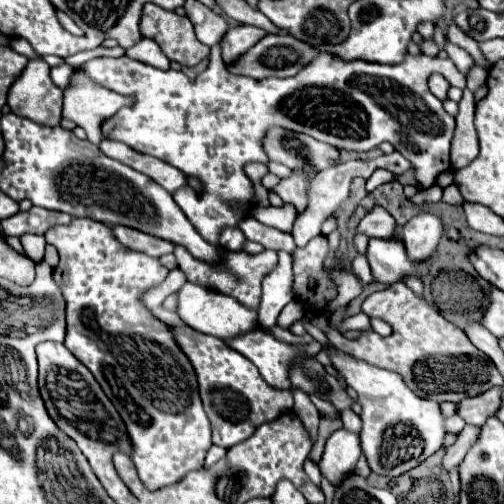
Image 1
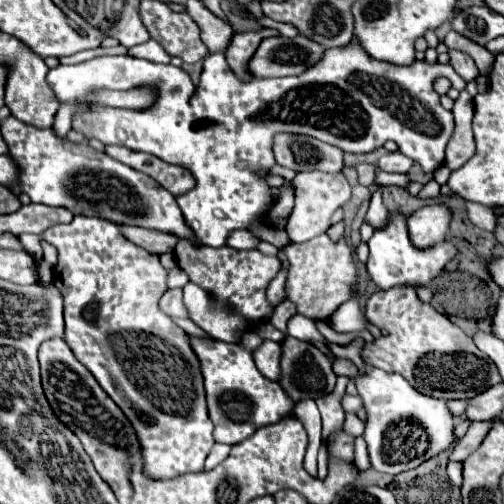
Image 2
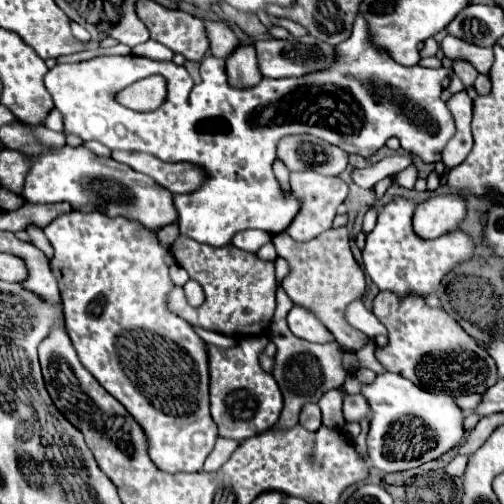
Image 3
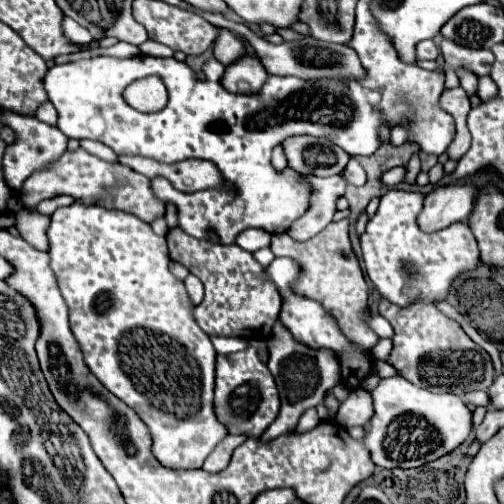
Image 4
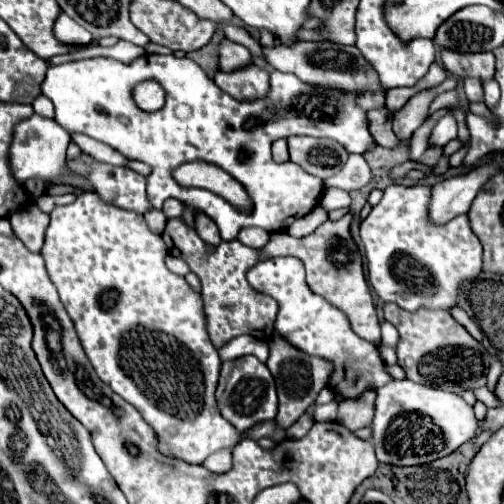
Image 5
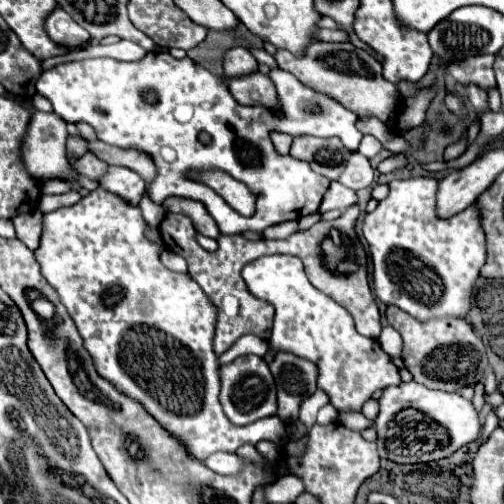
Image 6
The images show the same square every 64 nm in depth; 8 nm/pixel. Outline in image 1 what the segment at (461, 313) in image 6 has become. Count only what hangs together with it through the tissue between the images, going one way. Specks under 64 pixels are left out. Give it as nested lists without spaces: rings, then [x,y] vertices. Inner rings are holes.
[[[400,236],[370,238],[366,256],[368,256],[374,280],[384,286],[402,282],[408,276],[418,276],[418,278],[426,276],[430,270],[430,262],[434,258],[430,256],[430,260],[424,260],[424,262],[410,260]]]

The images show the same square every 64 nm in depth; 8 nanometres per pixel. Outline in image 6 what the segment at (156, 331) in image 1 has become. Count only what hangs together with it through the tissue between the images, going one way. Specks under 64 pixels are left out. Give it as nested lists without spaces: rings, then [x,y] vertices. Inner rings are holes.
[[[100,186],[74,206],[42,214],[40,246],[34,252],[36,262],[40,264],[42,276],[60,294],[62,304],[76,322],[98,374],[126,396],[138,400],[168,432],[184,442],[188,452],[198,460],[206,460],[218,450],[236,452],[240,446],[254,446],[260,440],[280,444],[286,436],[286,426],[278,416],[268,416],[248,426],[236,426],[224,416],[218,400],[218,358],[214,372],[212,350],[218,308],[188,274],[172,272],[160,262],[160,248],[146,238],[144,224],[136,204],[128,204]]]

